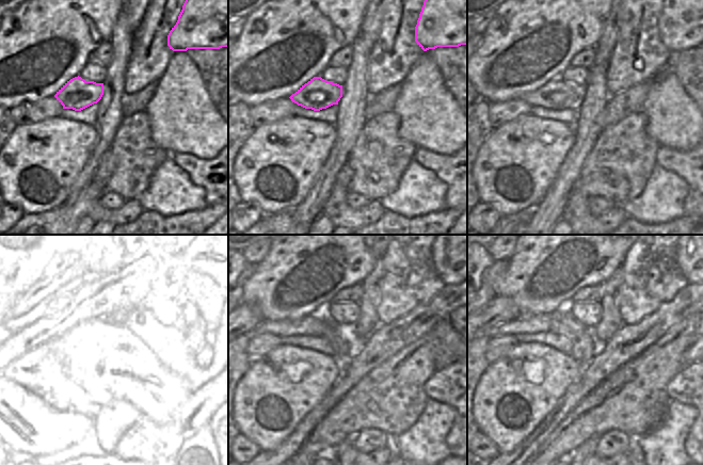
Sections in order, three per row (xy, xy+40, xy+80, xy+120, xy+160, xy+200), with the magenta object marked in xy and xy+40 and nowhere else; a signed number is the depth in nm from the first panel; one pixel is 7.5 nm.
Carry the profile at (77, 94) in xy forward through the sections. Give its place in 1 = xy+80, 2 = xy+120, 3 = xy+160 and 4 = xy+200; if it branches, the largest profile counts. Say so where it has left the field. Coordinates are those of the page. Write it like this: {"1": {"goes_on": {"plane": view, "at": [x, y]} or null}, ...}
{"1": {"goes_on": {"plane": "xy+80", "at": [558, 94]}}, "2": {"goes_on": {"plane": "xy+120", "at": [79, 329]}}, "3": {"goes_on": {"plane": "xy+160", "at": [316, 324]}}, "4": {"goes_on": {"plane": "xy+200", "at": [540, 323]}}}

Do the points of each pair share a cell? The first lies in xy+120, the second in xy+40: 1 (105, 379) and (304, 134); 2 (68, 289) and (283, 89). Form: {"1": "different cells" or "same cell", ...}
{"1": "different cells", "2": "same cell"}

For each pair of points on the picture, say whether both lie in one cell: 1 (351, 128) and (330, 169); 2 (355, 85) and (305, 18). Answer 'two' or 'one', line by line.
1: one
2: two

